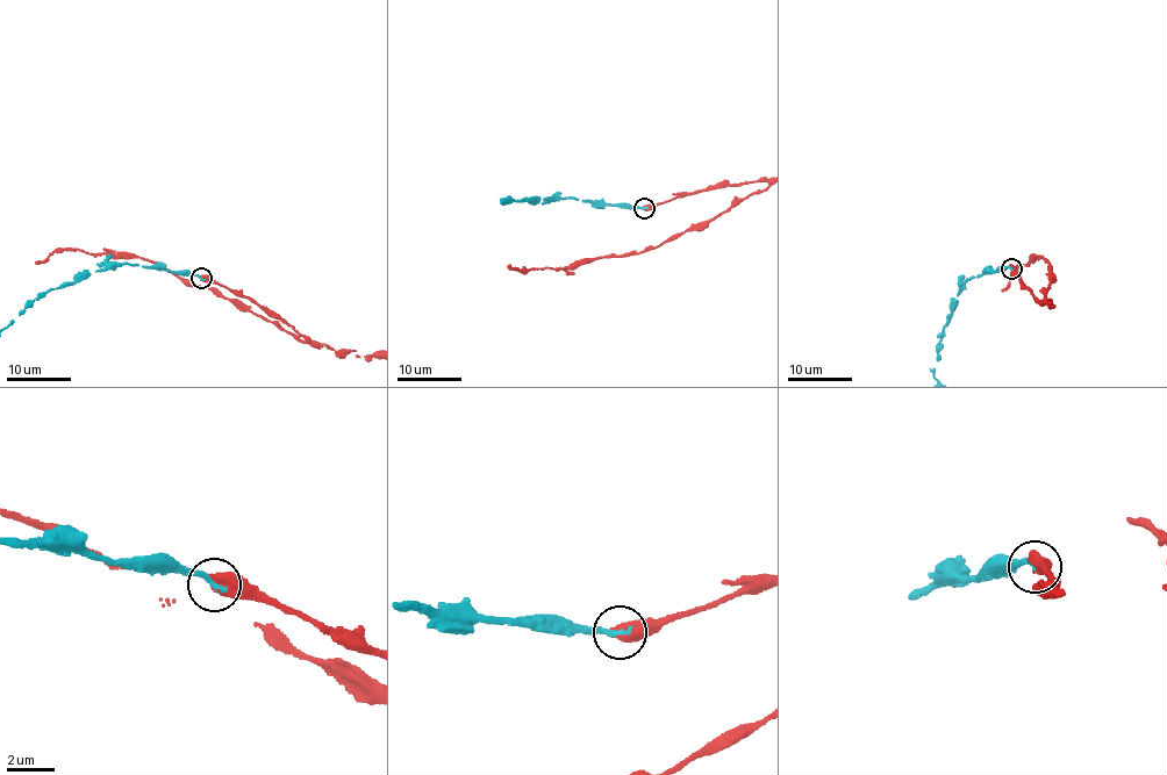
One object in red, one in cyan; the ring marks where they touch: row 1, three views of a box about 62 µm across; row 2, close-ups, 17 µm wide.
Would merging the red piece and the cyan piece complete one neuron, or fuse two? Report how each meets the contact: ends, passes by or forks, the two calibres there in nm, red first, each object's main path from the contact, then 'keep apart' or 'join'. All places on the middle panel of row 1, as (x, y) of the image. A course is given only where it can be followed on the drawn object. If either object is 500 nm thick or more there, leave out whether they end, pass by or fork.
650/300 nm | red via (645, 208), (695, 193), (768, 183), (728, 209), (638, 252), (580, 259), (563, 268), (508, 266) | join

